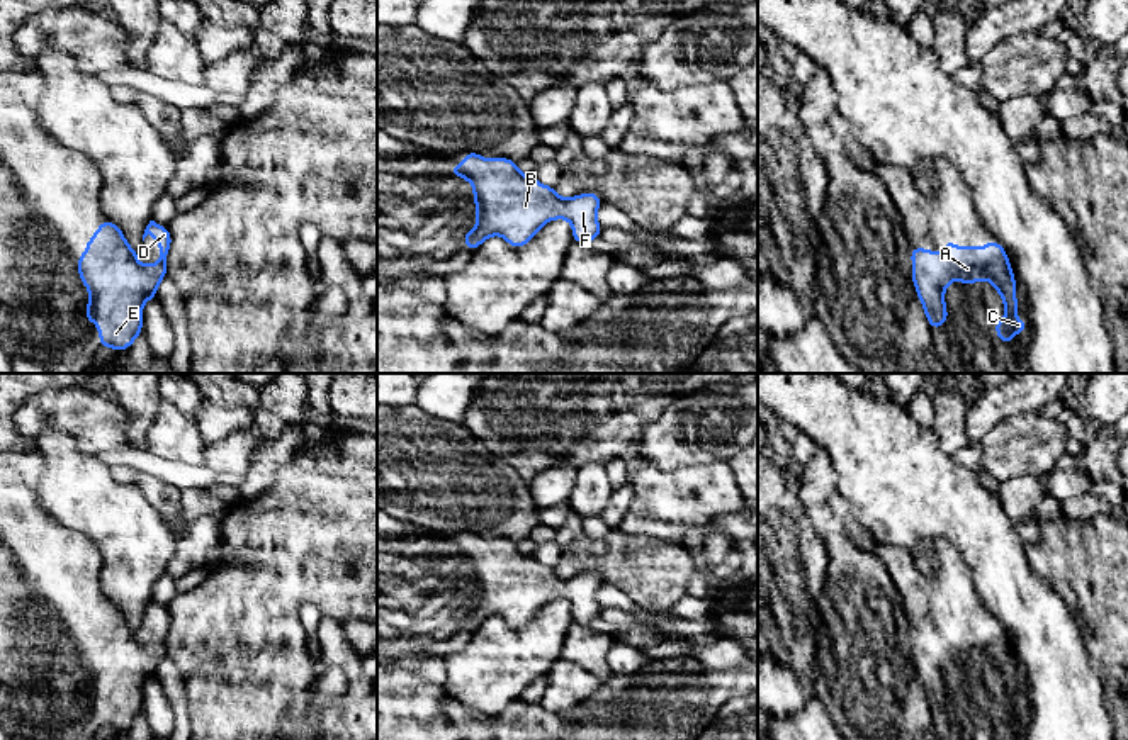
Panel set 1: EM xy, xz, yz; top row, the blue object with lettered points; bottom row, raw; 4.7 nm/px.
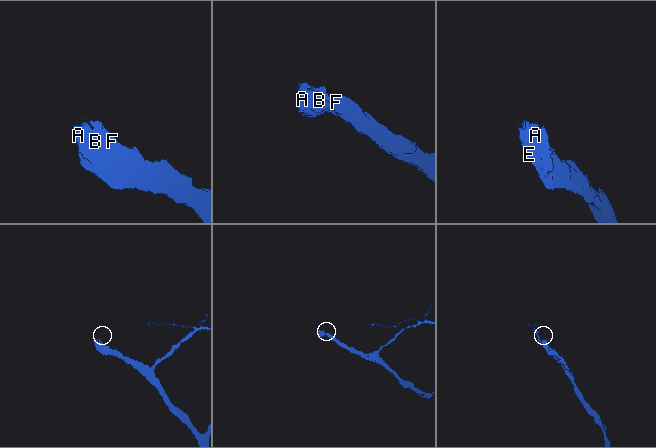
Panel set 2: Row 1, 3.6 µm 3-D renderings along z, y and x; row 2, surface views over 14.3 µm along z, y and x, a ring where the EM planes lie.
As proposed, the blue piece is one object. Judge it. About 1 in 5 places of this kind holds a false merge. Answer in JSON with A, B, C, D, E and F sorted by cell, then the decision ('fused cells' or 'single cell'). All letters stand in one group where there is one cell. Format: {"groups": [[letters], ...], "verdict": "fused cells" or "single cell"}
{"groups": [["A", "B", "C", "D", "E", "F"]], "verdict": "single cell"}

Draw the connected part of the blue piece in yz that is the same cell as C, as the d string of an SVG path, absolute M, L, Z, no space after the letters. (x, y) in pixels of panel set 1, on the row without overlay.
M948 618L941 633L933 633L924 628L911 628L912 660L917 677L924 687L924 694L931 709L941 708L950 701L945 684L945 669L960 660L965 665L989 660L999 672L1006 699L994 701L999 721L1012 725L1016 713L1028 711L1026 701L1016 699L1019 691L1014 674L1016 657L1011 650L1006 630L994 619L989 619L984 628L953 626Z

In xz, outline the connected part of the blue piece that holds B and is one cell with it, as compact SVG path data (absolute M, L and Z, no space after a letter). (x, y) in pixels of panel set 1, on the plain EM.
M465 531L464 545L457 538L448 553L469 560L474 569L477 606L462 613L469 631L494 614L522 628L552 599L567 599L576 623L589 625L601 616L596 591L603 580L593 572L562 579L554 567L523 555L518 543L508 538L488 540L472 531Z

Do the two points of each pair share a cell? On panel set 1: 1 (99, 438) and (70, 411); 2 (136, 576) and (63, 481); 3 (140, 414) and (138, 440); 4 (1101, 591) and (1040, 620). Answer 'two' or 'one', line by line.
1: one
2: one
3: one
4: two

